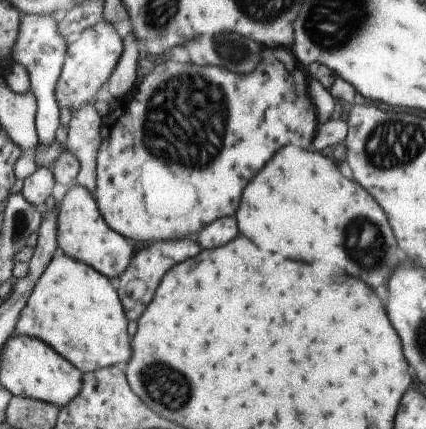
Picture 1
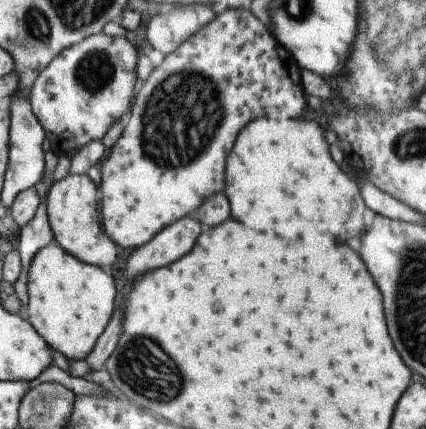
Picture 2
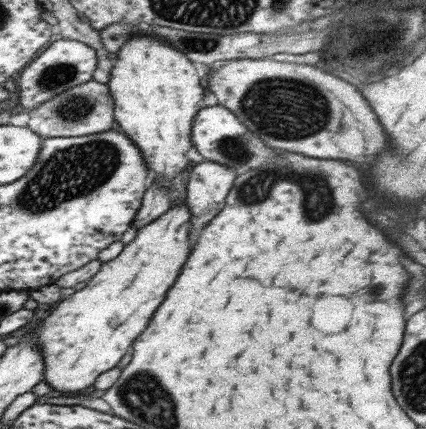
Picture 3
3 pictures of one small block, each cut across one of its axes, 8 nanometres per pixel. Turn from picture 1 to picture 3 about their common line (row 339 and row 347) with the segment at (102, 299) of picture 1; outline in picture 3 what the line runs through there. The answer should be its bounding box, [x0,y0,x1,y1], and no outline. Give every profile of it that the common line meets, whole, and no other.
[3,206,187,394]

